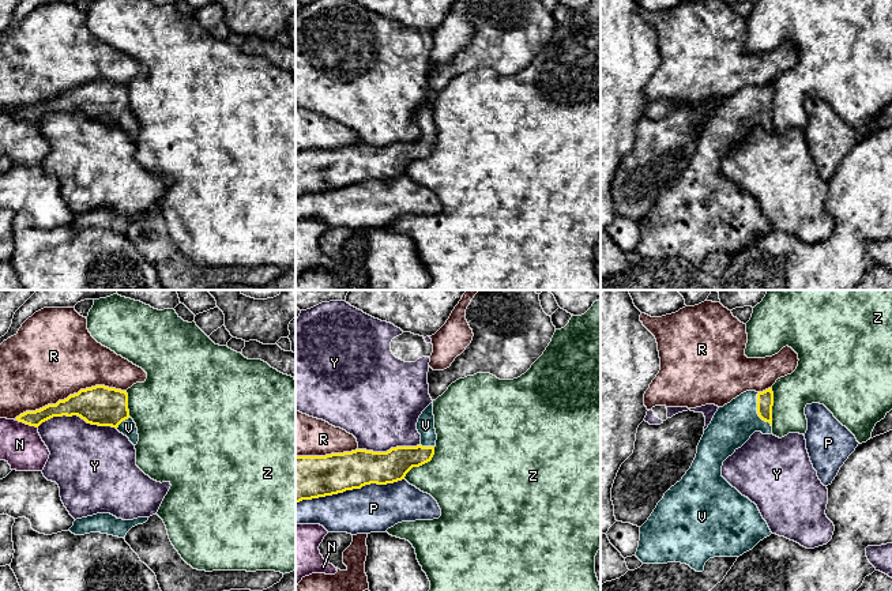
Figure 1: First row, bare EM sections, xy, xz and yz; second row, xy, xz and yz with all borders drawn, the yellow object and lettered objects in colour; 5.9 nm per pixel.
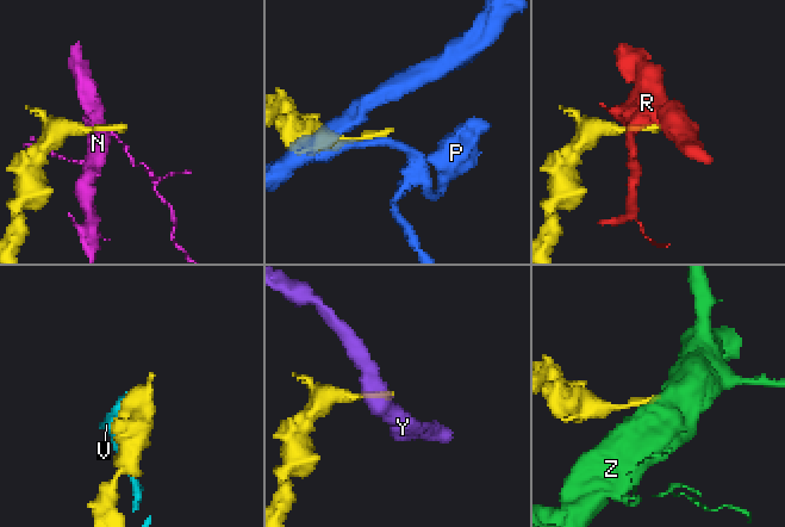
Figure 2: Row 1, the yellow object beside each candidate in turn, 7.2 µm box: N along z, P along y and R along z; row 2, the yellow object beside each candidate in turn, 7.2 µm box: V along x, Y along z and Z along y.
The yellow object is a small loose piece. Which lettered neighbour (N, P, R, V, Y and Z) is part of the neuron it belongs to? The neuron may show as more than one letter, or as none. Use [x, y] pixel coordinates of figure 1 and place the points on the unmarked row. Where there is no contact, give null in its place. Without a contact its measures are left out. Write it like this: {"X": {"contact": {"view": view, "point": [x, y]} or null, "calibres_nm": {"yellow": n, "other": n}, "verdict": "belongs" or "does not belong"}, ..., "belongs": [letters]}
{"N": {"contact": {"view": "xy", "point": [27, 119]}, "calibres_nm": {"yellow": 100, "other": 240}, "verdict": "does not belong"}, "P": {"contact": {"view": "xz", "point": [349, 184]}, "calibres_nm": {"yellow": 260, "other": 280}, "verdict": "does not belong"}, "R": {"contact": {"view": "xy", "point": [70, 90]}, "calibres_nm": {"yellow": 240, "other": 500}, "verdict": "does not belong"}, "V": {"contact": {"view": "yz", "point": [757, 106]}, "calibres_nm": {"yellow": 100, "other": 240}, "verdict": "belongs"}, "Y": {"contact": {"view": "xy", "point": [76, 109]}, "calibres_nm": {"yellow": 240, "other": 380}, "verdict": "does not belong"}, "Z": {"contact": {"view": "xz", "point": [422, 158]}, "calibres_nm": {"yellow": 190, "other": 420}, "verdict": "does not belong"}, "belongs": ["V"]}

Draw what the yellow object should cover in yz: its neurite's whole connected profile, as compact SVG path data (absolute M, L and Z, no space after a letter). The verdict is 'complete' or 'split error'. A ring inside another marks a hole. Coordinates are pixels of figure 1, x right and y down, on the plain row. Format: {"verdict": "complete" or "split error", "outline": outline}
{"verdict": "split error", "outline": "M746 86L719 102L697 140L696 153L680 177L658 197L640 222L636 252L643 259L681 257L696 267L714 252L739 252L772 227L757 200L722 172L723 157L741 143L754 127L772 129L774 87Z"}

